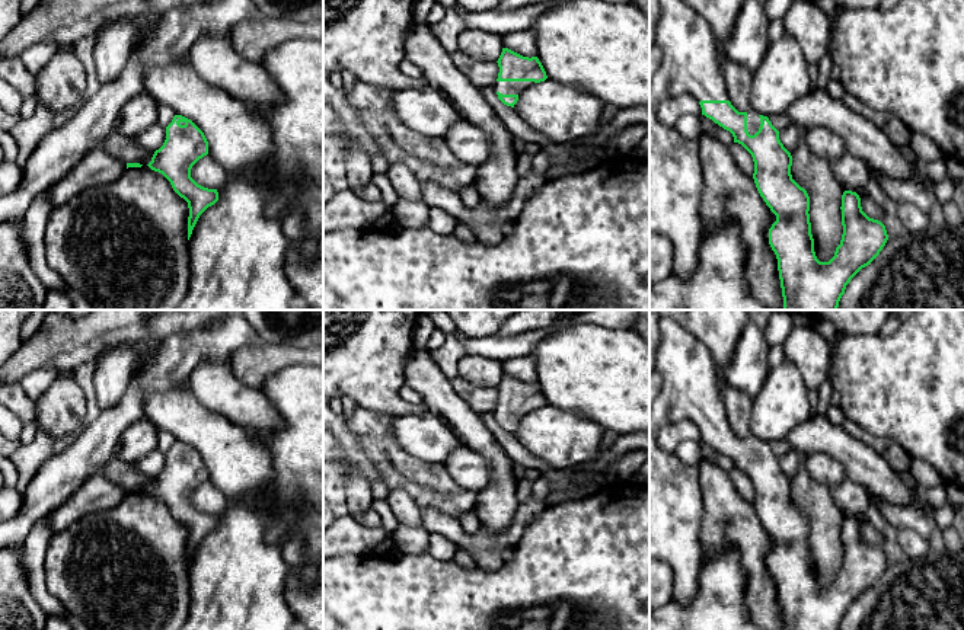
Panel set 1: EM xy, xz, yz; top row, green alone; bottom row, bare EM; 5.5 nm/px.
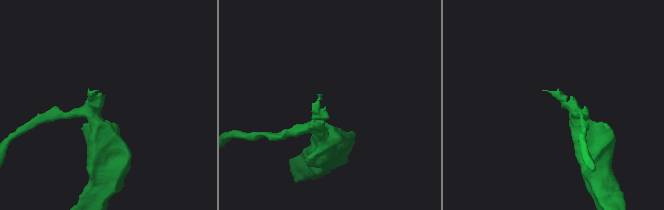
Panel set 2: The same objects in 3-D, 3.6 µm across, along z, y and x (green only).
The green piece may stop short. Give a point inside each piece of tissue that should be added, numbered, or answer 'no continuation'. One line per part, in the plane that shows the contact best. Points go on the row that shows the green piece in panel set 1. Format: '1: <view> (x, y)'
1: yz (753, 120)

